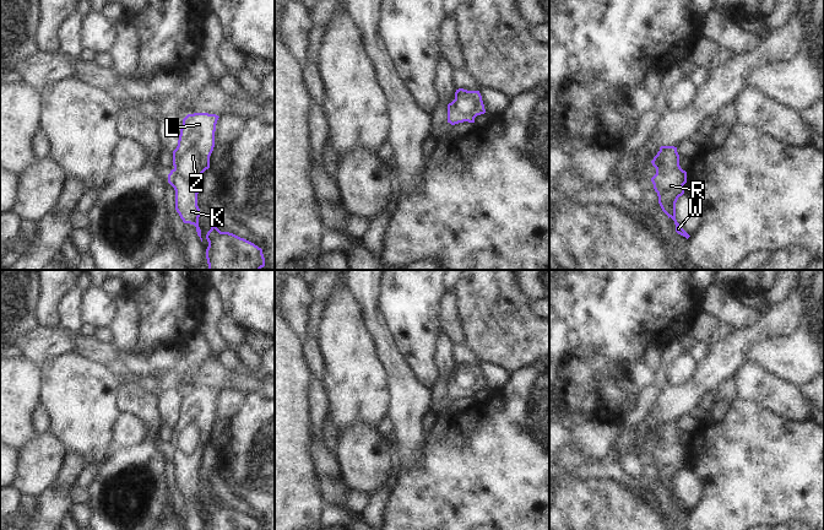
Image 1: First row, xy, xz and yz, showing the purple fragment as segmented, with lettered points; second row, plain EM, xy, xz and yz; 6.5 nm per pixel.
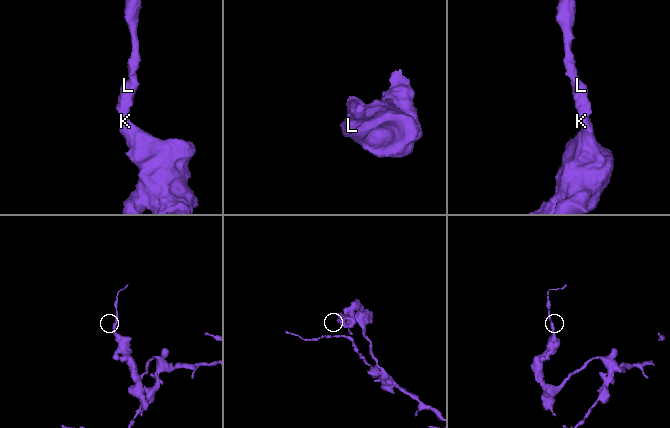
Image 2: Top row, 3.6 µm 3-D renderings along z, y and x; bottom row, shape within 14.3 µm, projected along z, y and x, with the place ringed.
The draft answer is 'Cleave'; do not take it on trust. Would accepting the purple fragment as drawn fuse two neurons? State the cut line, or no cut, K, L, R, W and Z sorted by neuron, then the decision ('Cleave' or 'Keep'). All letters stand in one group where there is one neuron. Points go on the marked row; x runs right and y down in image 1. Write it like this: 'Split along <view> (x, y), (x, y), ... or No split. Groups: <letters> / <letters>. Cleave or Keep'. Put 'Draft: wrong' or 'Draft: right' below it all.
No split. Groups: K L R W Z. Keep.
Draft: wrong

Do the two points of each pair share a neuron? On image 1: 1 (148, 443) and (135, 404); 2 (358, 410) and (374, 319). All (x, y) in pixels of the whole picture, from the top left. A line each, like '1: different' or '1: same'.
1: same
2: different

